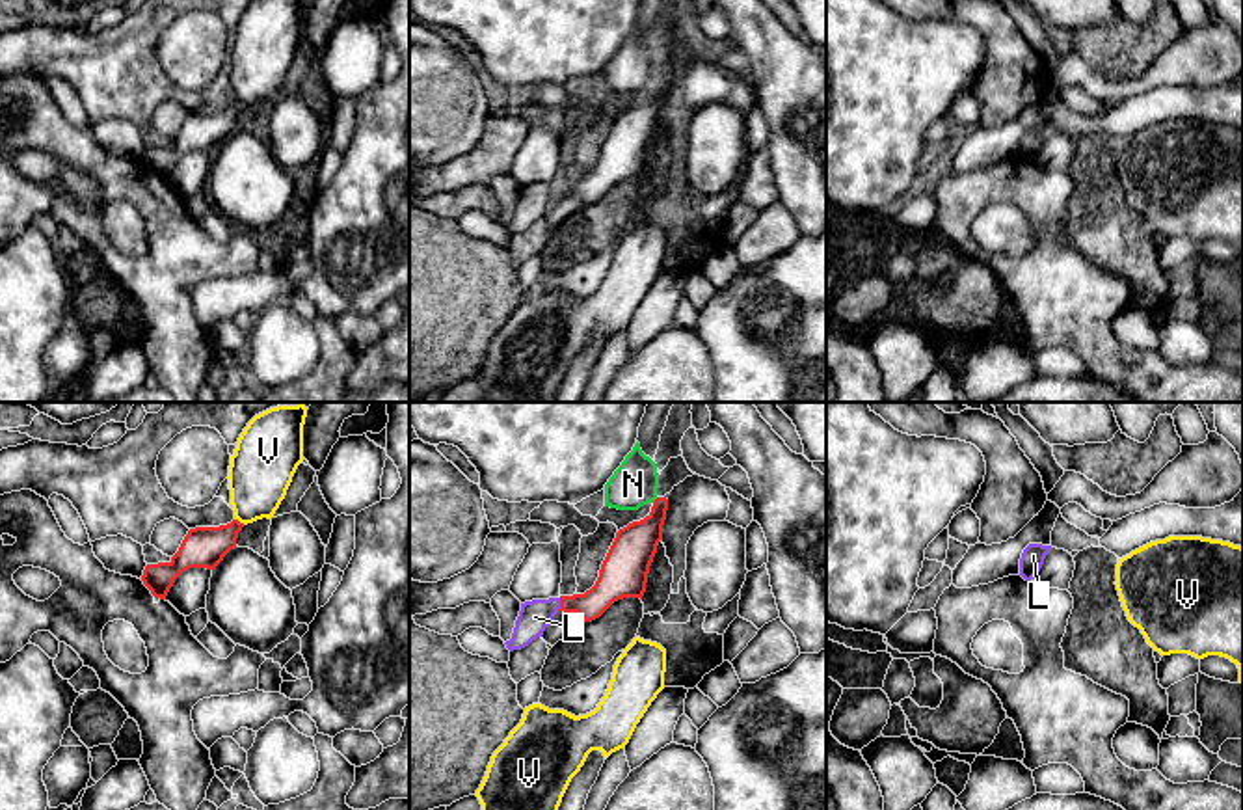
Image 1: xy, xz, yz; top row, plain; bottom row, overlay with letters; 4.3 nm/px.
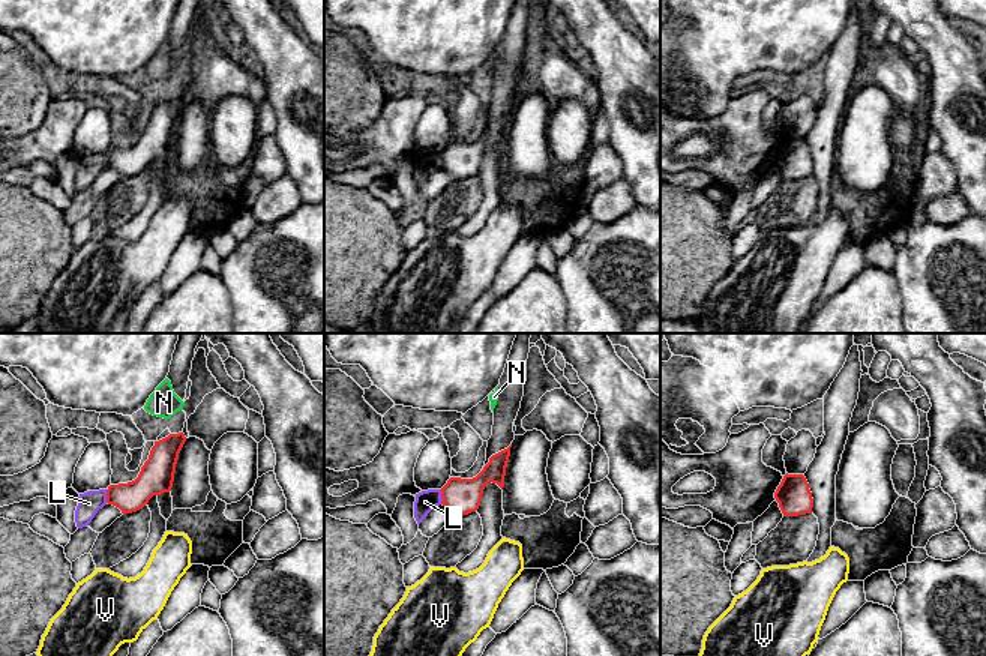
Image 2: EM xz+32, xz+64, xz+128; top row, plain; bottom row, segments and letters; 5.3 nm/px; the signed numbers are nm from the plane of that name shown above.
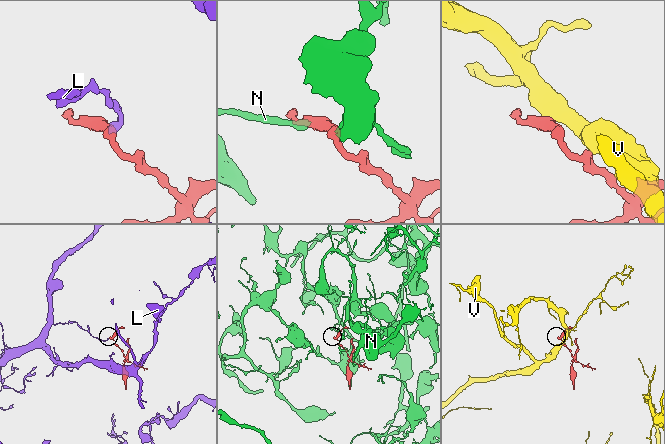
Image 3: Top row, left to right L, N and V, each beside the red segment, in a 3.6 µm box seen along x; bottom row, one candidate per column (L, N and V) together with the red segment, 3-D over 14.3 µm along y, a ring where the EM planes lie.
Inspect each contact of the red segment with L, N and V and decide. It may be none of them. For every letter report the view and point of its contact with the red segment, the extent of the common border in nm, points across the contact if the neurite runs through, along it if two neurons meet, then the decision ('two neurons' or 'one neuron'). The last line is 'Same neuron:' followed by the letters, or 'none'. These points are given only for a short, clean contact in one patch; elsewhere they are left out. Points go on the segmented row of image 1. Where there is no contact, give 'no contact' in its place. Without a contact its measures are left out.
L: xz (561, 604) | 60 nm | along xz (561, 598), (557, 609) | two neurons
N: xz (655, 499) | 40 nm | along xz (657, 498), (652, 501) | two neurons
V: xy (239, 522) | 50 nm | along xy (235, 518), (244, 524) | two neurons
Same neuron: none

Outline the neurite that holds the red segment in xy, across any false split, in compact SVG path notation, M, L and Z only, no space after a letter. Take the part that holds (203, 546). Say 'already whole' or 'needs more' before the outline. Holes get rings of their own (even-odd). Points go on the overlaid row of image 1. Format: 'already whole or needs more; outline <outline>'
already whole; outline M233 520L220 527L195 527L184 536L179 551L169 562L147 564L141 575L143 585L154 598L166 600L175 579L190 568L214 570L223 557L236 547L244 523Z

